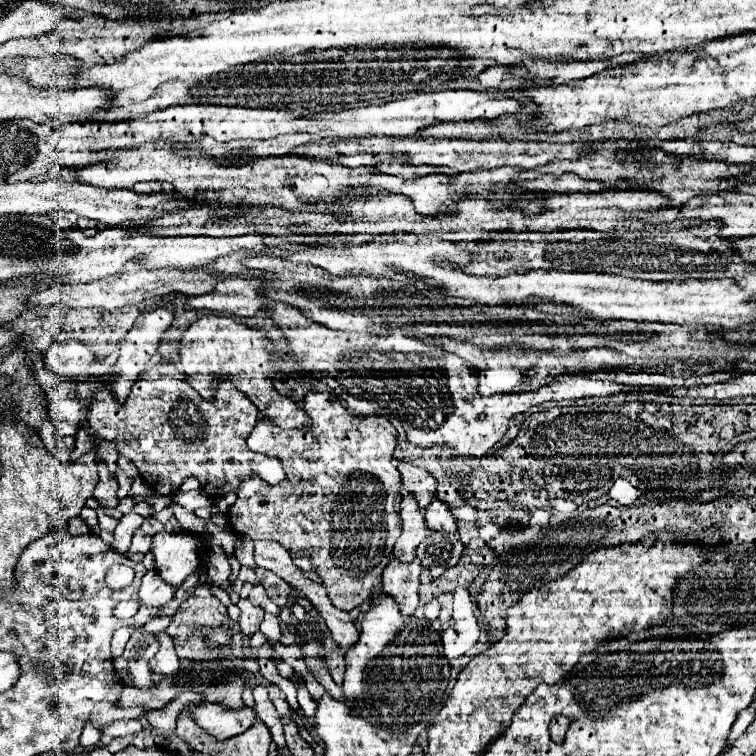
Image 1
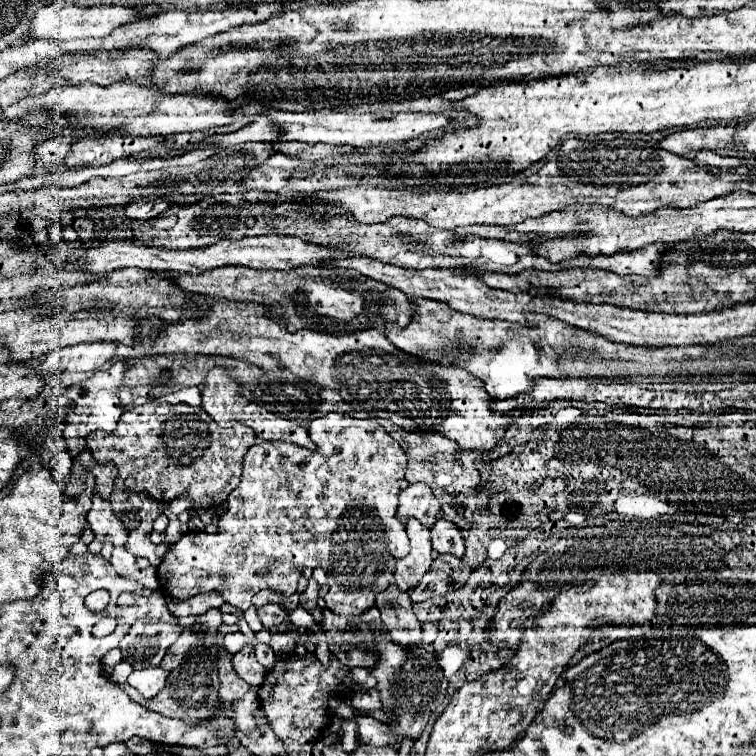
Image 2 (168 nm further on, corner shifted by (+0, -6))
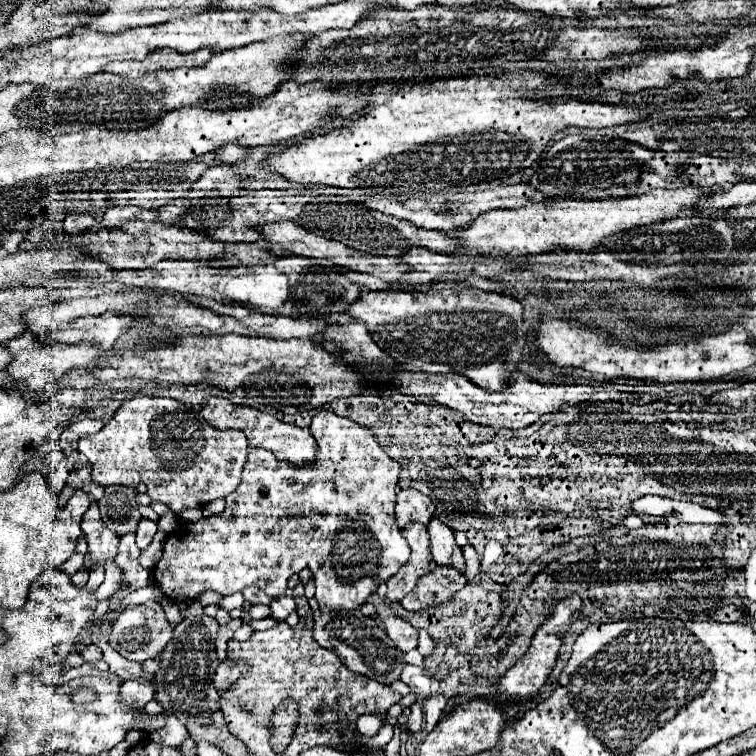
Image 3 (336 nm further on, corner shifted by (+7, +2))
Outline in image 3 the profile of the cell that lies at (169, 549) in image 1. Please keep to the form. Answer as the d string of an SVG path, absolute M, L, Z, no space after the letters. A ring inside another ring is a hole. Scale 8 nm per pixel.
M318 411L310 431L318 443L316 465L292 467L276 461L266 449L250 447L242 483L226 497L226 509L216 517L200 519L200 523L180 523L174 533L168 535L164 555L154 567L154 577L170 599L196 599L208 589L220 595L232 595L248 585L260 587L270 597L282 597L288 579L308 567L314 573L320 611L358 609L380 583L386 583L386 579L396 575L400 565L410 559L408 541L394 521L394 487L398 483L400 465L382 451L370 429L346 417L338 417L332 411Z

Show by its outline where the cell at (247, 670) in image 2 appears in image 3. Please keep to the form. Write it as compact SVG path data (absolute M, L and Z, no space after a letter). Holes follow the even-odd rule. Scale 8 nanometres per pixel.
M222 661L214 673L214 685L218 691L226 691L238 679L238 665L232 661Z

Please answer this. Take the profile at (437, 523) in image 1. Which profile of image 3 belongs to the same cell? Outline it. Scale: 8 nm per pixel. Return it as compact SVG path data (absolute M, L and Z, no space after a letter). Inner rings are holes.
M434 517L428 525L428 533L432 543L430 547L432 547L434 563L442 567L454 567L460 573L464 573L464 557L462 557L462 549L454 541L454 531Z

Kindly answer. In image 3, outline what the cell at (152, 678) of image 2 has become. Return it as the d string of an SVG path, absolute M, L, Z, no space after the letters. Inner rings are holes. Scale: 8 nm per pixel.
M124 681L120 685L120 699L124 699L124 705L128 709L138 709L144 711L144 705L154 697L152 683L148 681Z

